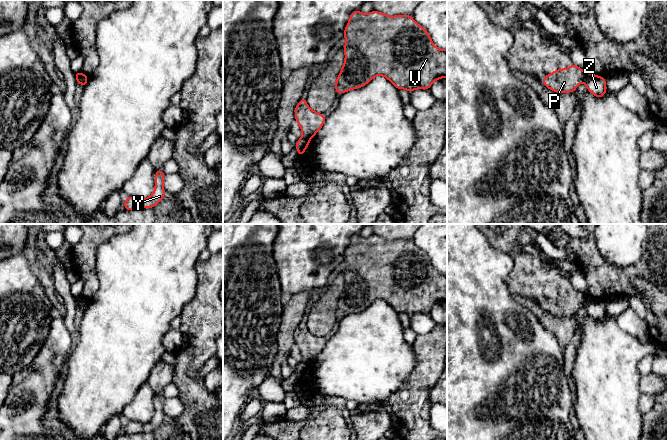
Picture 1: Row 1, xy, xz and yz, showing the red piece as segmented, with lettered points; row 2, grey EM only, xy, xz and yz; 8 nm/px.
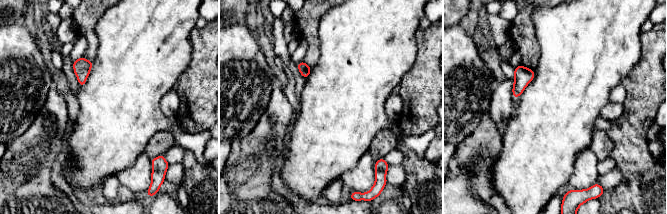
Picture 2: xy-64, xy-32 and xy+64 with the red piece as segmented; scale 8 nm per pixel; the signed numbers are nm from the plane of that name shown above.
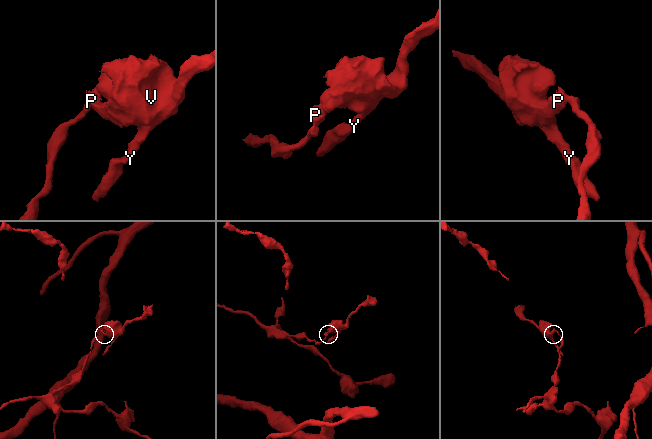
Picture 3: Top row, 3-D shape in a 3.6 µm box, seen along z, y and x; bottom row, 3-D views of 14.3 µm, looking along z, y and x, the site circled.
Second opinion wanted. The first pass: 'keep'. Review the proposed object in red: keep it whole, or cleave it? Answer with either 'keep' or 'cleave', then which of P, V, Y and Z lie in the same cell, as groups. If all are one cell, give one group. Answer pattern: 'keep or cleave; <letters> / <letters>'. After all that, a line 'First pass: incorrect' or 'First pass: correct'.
cleave; P V Y / Z
First pass: incorrect

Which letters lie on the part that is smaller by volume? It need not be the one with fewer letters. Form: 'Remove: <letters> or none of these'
Remove: P, V, Y

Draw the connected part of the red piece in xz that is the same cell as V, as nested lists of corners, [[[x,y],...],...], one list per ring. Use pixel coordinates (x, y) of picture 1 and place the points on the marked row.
[[[355,10],[345,27],[344,38],[345,60],[334,86],[338,94],[362,88],[377,75],[387,78],[398,90],[405,89],[409,93],[416,89],[429,90],[433,82],[447,78],[447,49],[438,49],[429,33],[412,18],[412,15],[389,16],[376,10],[363,14]]]

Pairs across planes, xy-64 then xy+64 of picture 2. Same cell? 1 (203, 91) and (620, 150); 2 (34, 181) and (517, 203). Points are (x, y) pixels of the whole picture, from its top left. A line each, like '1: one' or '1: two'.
1: one
2: two

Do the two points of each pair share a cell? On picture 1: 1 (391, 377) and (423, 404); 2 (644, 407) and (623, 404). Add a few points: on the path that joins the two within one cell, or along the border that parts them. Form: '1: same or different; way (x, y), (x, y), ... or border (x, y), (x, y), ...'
1: different; border (414, 366), (408, 379), (397, 390), (382, 400)
2: different; border (641, 394), (639, 411), (642, 414)

